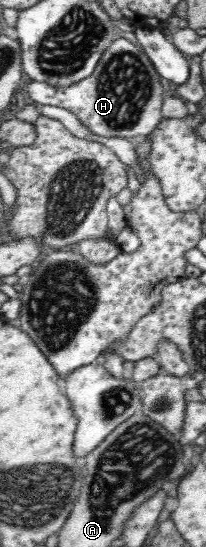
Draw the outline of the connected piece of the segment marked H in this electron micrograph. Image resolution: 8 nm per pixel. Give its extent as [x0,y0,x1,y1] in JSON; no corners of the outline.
[28,38,167,138]

